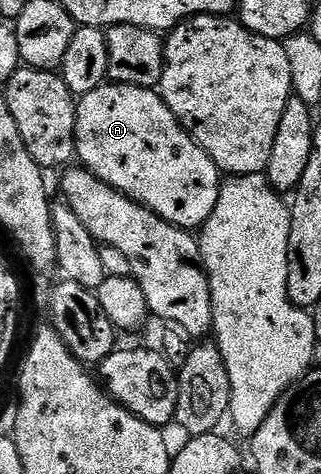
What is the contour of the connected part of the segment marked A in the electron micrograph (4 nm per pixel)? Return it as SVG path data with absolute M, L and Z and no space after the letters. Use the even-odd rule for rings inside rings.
M106 84L95 92L80 95L77 103L77 158L80 165L96 178L140 202L172 226L193 232L204 226L211 212L215 212L223 181L222 171L217 169L204 148L181 127L181 121L173 115L156 89Z

